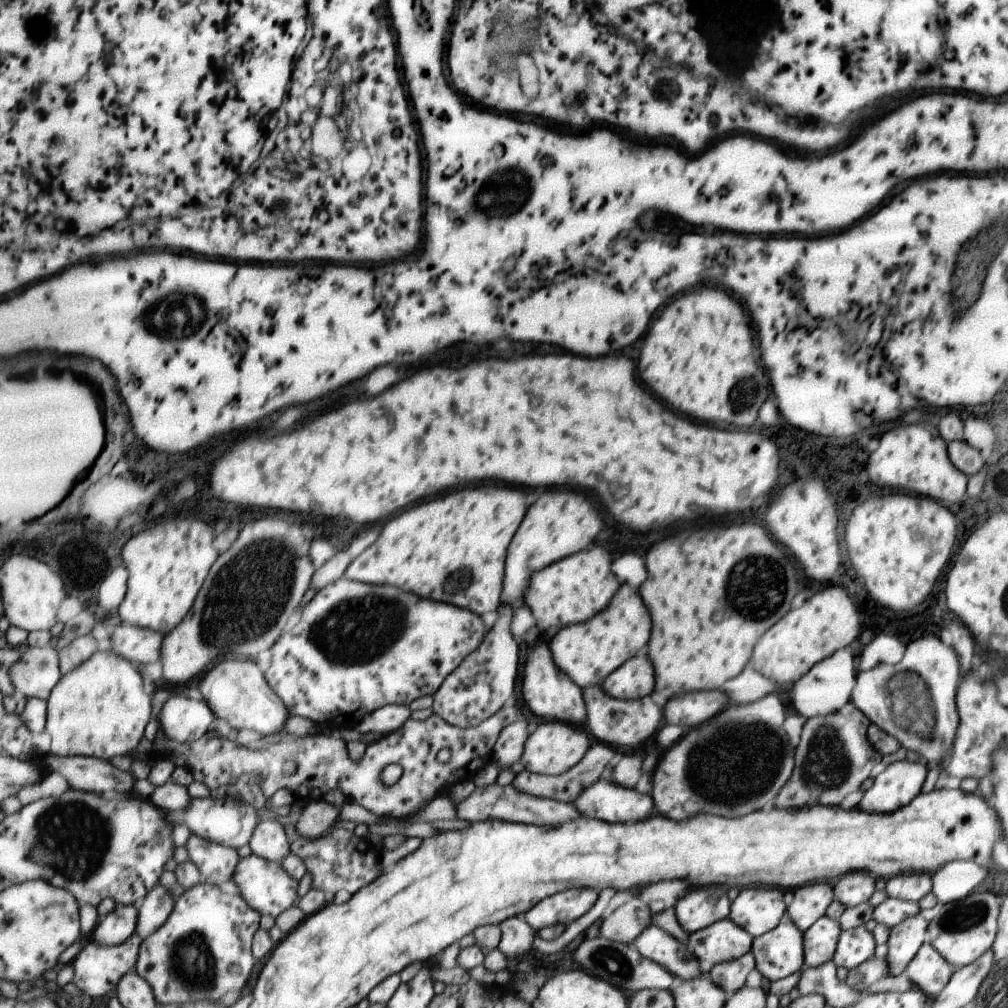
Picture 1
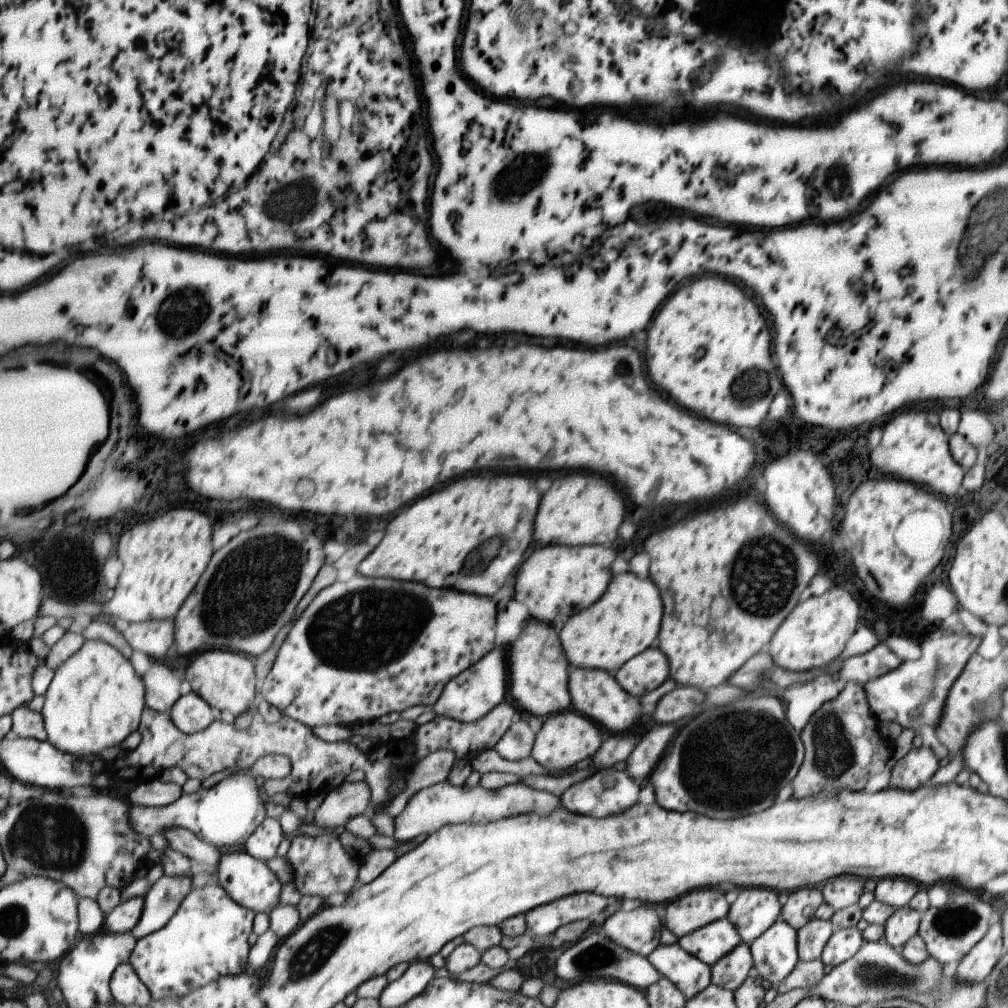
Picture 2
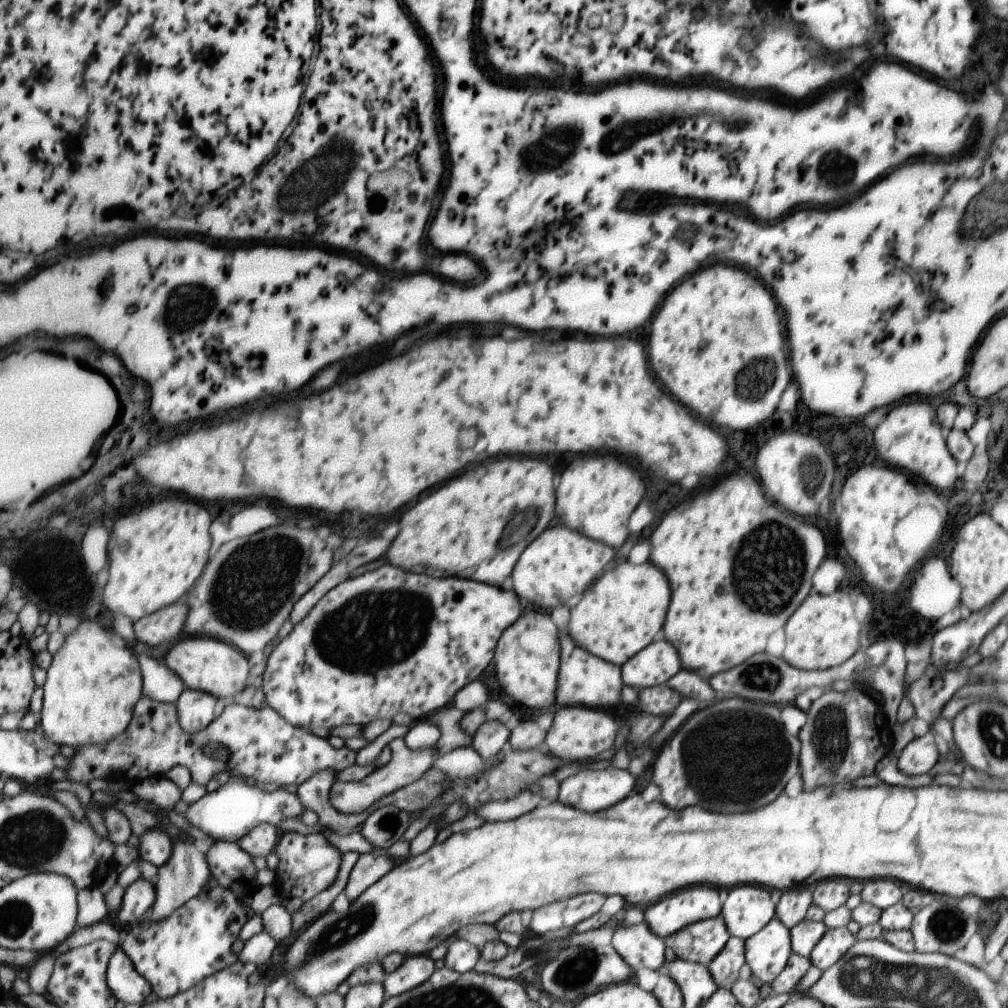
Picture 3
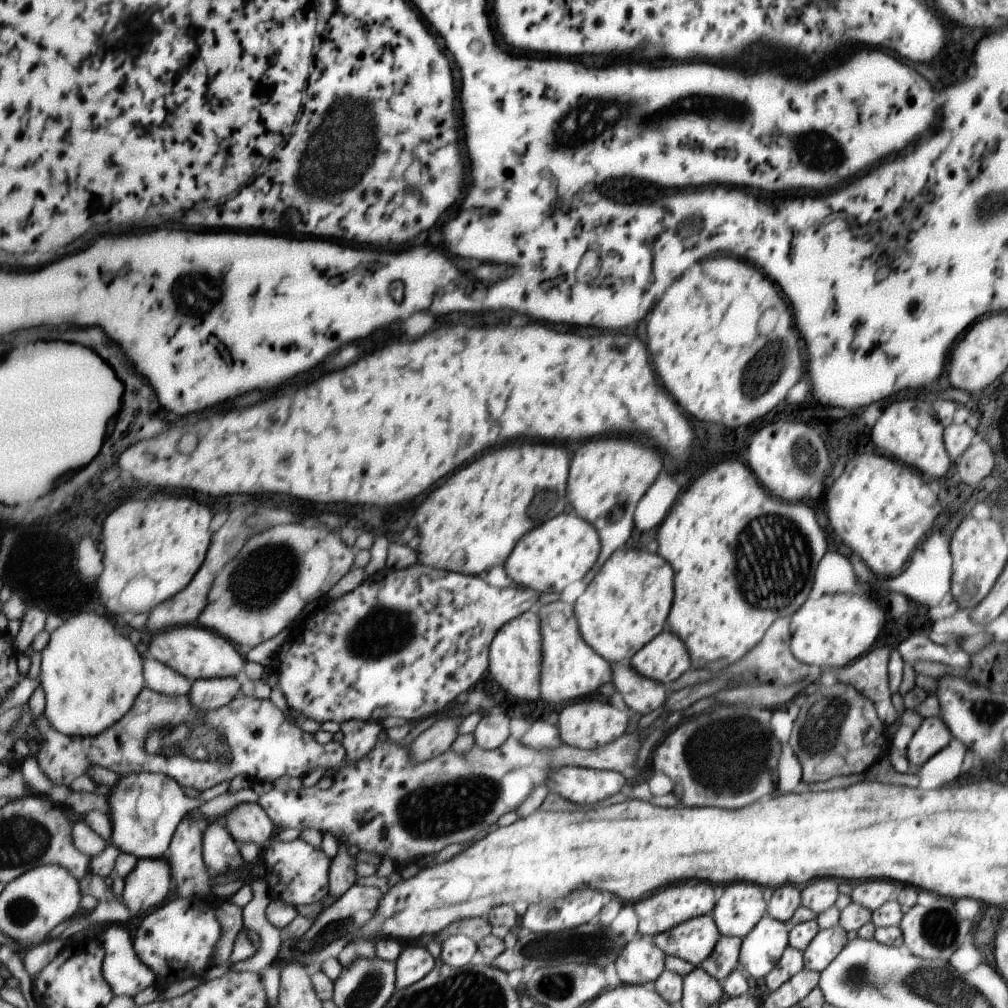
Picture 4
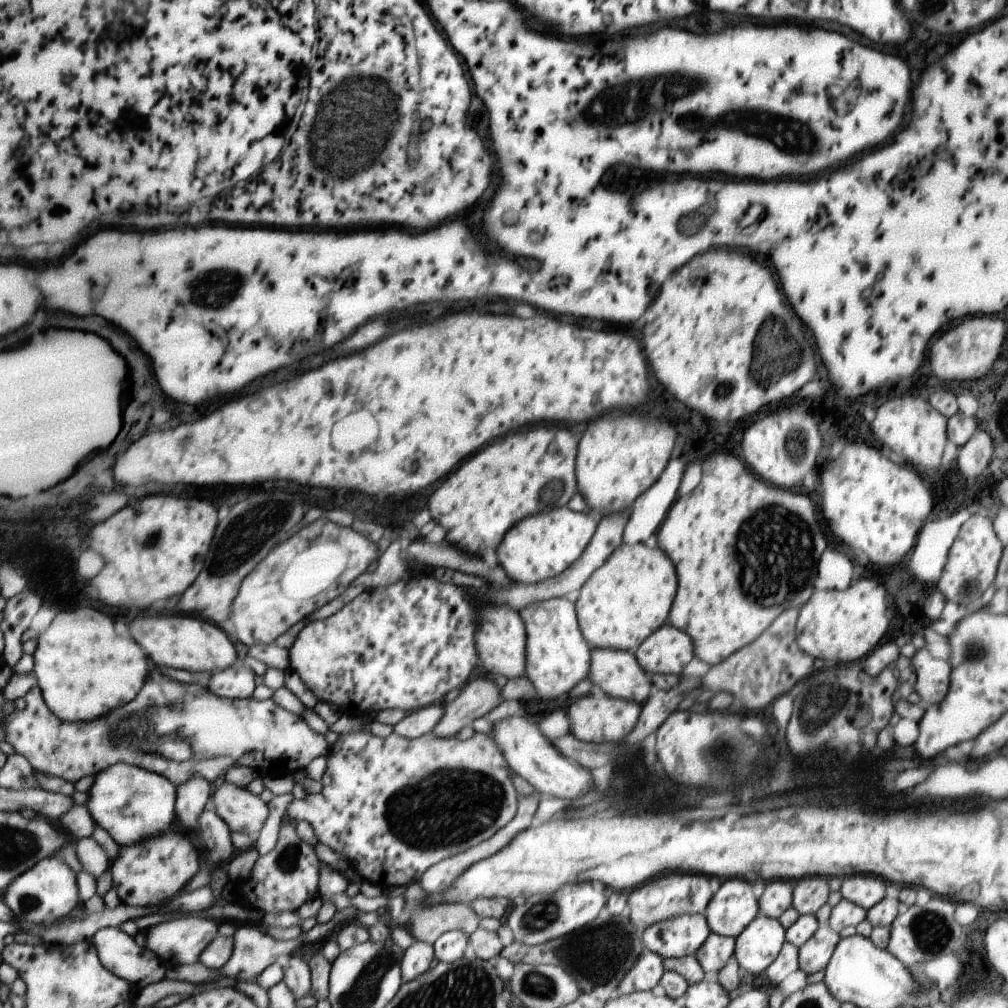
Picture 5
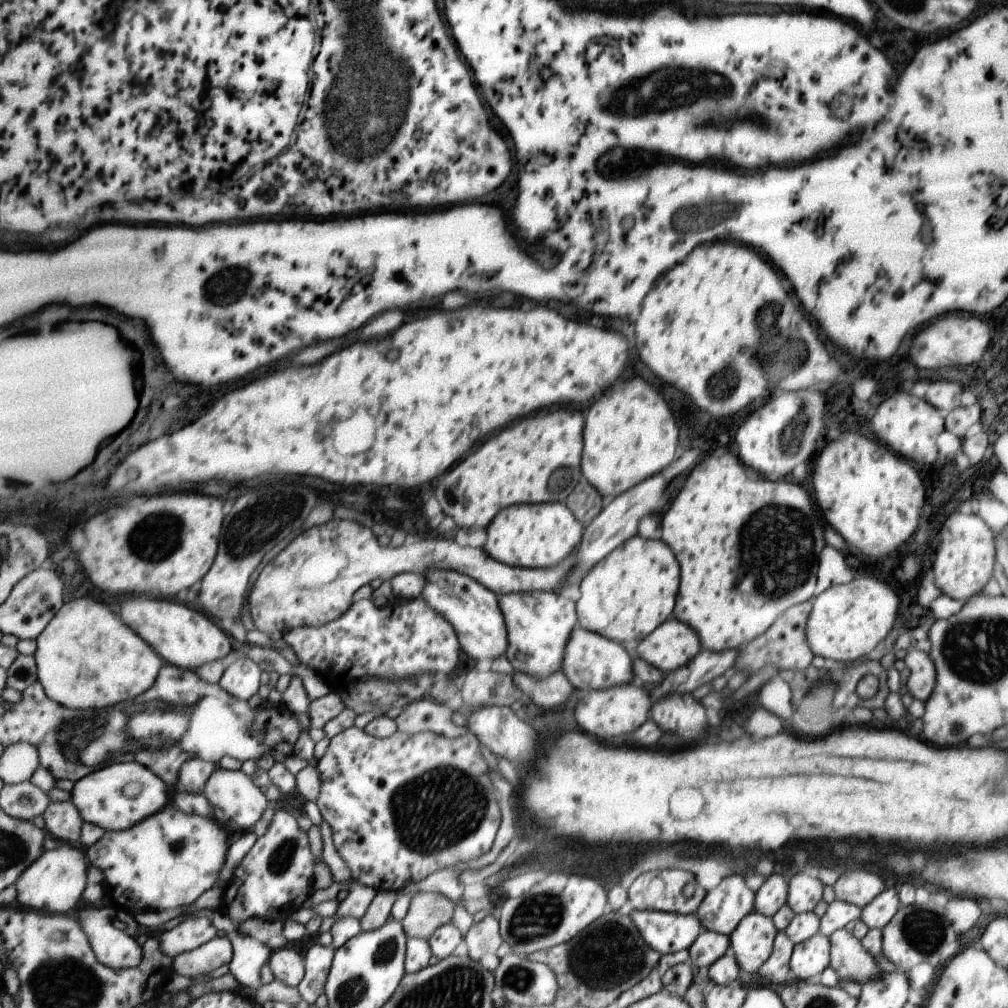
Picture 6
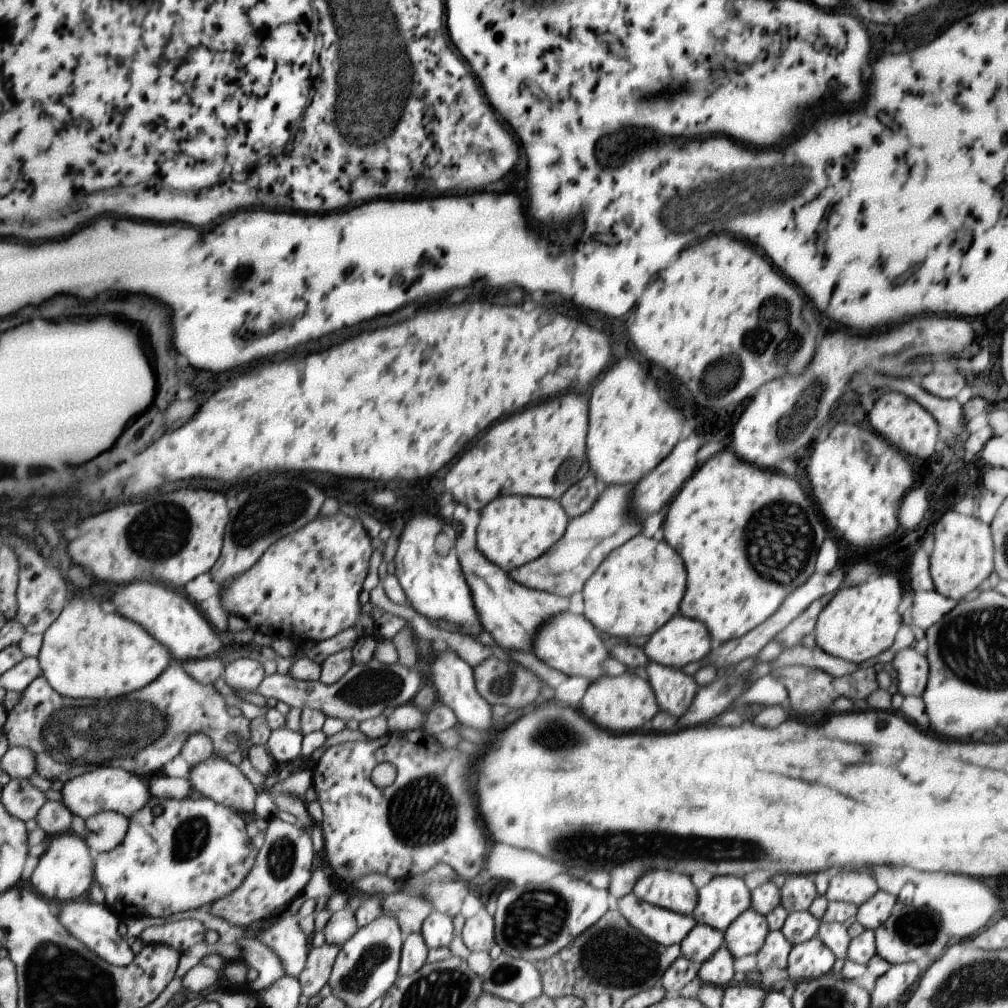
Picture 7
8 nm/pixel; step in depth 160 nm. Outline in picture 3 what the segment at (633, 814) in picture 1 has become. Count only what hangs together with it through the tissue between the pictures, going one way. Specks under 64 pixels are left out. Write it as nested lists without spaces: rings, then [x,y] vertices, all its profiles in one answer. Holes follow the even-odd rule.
[[[613,765],[602,770],[585,768],[585,770],[579,769],[576,774],[558,782],[556,800],[567,802],[569,806],[579,806],[579,810],[599,812],[599,810],[605,810],[605,808],[613,806],[621,798],[625,798],[631,792],[631,788],[633,788],[633,776],[627,770],[616,768]]]

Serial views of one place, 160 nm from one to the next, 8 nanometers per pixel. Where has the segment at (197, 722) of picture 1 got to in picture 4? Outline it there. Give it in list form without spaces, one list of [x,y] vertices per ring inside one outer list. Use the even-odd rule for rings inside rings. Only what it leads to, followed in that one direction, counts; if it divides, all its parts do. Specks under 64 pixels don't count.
[[[236,677],[199,679],[194,682],[189,699],[193,706],[209,712],[228,705],[239,690],[242,684]]]

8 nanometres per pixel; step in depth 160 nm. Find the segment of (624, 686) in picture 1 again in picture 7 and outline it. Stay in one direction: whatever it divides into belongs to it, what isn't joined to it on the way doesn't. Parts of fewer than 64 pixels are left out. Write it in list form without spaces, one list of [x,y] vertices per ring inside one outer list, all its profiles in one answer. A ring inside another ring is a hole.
[[[679,615],[651,633],[642,650],[649,661],[683,669],[686,664],[703,659],[713,646],[699,619]]]

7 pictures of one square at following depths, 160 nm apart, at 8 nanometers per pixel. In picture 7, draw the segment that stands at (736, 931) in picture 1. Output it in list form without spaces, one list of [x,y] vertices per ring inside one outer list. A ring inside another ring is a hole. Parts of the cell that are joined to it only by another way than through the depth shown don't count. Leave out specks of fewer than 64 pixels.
[[[633,893],[614,900],[614,906],[635,930],[663,946],[680,944],[697,922],[690,915],[653,906]]]

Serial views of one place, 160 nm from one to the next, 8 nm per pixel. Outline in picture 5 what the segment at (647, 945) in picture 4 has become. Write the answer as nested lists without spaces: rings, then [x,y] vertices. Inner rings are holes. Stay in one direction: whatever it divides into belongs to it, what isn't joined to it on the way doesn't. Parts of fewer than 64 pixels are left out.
[[[647,948],[643,949],[637,962],[617,985],[617,996],[637,991],[650,991],[659,982],[663,973],[662,958]]]

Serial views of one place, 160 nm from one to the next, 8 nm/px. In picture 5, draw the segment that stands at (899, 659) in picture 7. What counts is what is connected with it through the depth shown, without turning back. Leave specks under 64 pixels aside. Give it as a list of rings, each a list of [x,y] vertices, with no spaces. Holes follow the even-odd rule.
[[[925,648],[916,650],[910,658],[915,676],[913,690],[926,705],[942,703],[949,689],[949,666],[946,661],[933,658]]]

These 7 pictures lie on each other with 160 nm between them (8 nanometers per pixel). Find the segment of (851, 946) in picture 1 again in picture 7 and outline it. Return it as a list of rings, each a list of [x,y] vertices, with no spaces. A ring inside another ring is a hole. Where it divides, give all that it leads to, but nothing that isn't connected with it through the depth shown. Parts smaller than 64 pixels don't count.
[[[815,936],[790,948],[784,969],[788,981],[796,984],[831,972],[833,961],[834,954]]]

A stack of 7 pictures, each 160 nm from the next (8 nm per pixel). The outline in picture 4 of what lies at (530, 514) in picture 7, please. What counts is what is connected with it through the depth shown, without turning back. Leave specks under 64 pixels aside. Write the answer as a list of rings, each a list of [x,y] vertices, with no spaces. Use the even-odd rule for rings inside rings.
[[[573,510],[558,514],[549,521],[535,525],[511,552],[511,558],[504,562],[504,571],[515,585],[531,587],[542,592],[561,592],[573,580],[580,580],[583,574],[595,564],[599,554],[597,530],[586,519],[579,517]]]

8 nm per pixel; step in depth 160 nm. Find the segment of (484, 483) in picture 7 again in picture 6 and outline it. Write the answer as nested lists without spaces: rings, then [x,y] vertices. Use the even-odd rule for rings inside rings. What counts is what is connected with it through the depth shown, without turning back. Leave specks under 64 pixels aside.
[[[555,408],[555,410],[539,410],[539,414],[531,414],[531,418],[519,418],[515,426],[507,426],[495,434],[495,438],[487,438],[475,454],[467,454],[455,470],[447,470],[437,488],[437,498],[447,516],[455,520],[459,528],[479,526],[485,528],[491,522],[493,514],[509,504],[535,504],[535,502],[565,502],[569,492],[579,482],[579,456],[581,456],[581,430],[583,416],[577,410]]]

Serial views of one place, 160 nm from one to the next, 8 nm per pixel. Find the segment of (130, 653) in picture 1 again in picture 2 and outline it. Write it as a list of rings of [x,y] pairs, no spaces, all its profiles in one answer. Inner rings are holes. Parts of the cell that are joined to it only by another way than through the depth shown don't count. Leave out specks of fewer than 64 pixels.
[[[149,619],[130,623],[123,632],[129,644],[149,656],[151,661],[167,656],[171,646],[176,642],[175,619]]]

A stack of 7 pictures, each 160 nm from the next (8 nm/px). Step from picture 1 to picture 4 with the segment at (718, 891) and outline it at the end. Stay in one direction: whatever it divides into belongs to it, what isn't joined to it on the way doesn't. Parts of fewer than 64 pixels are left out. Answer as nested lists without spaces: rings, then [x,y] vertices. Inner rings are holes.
[[[697,882],[695,886],[687,886],[687,884],[665,886],[663,890],[657,890],[655,894],[651,894],[651,898],[643,898],[643,902],[633,904],[637,921],[636,932],[653,936],[664,930],[669,930],[672,926],[687,919],[710,914],[711,908],[714,908],[715,897],[713,888],[709,884],[703,884],[703,882]]]

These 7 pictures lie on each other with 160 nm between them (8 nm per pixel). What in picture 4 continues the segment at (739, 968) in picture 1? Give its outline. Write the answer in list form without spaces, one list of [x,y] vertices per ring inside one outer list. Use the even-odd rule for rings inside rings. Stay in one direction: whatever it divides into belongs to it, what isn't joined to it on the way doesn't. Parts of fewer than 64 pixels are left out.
[[[719,936],[713,952],[700,964],[700,967],[719,983],[723,982],[737,966],[737,954],[740,953],[739,944],[742,944],[739,937]]]

